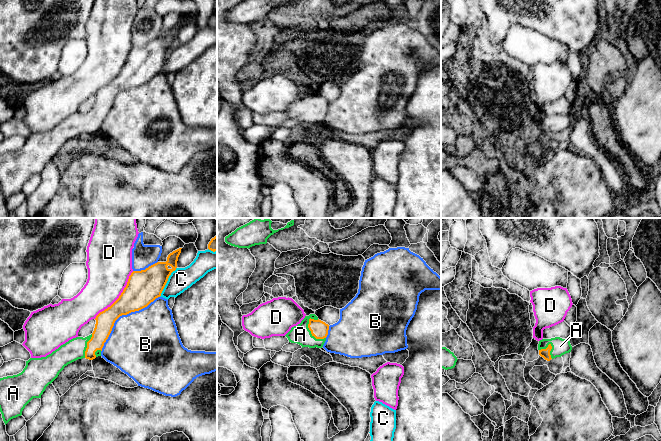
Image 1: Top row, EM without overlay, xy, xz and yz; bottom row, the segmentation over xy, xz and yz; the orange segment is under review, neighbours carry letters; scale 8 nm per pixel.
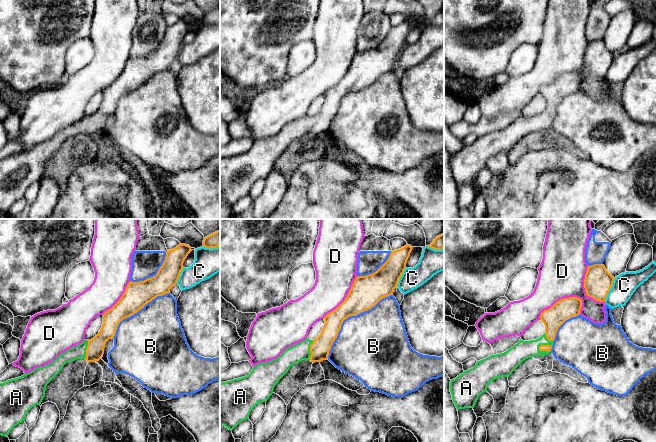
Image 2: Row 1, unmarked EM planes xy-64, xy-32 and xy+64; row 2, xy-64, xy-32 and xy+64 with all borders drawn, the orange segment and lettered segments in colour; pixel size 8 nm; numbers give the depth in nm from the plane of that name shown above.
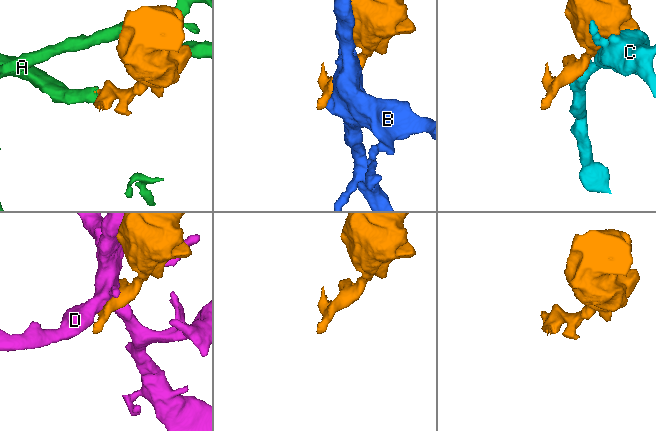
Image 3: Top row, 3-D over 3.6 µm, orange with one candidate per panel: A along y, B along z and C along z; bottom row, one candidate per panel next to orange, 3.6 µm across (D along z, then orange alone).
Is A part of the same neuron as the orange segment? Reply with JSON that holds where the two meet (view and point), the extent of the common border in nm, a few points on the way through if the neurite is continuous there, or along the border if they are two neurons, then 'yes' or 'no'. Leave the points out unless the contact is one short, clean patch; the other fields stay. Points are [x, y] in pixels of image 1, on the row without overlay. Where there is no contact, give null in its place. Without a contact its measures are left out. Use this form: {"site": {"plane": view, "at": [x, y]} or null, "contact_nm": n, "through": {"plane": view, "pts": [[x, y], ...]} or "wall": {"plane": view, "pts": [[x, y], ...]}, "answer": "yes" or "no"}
{"site": {"plane": "xz", "at": [311, 108]}, "contact_nm": 220, "through": {"plane": "xz", "pts": [[319, 105], [311, 108], [300, 110]]}, "answer": "yes"}

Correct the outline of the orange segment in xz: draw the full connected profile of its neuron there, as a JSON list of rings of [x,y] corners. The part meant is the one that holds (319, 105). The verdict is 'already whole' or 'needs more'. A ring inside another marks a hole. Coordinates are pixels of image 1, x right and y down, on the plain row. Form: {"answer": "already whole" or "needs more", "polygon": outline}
{"answer": "needs more", "polygon": [[[315,90],[305,92],[300,100],[291,104],[285,111],[289,118],[303,123],[322,124],[328,111],[329,101],[318,95]]]}

